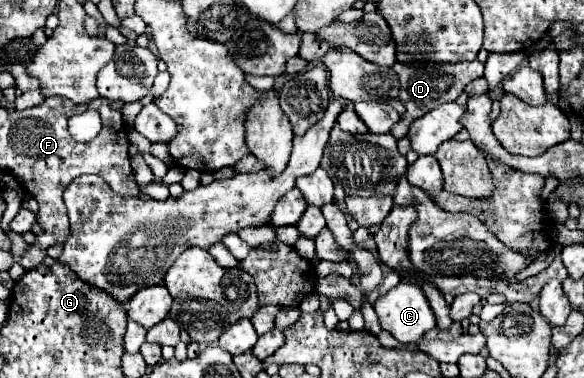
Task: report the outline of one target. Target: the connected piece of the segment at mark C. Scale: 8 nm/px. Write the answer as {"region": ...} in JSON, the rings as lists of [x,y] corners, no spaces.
{"region":[[[402,281],[378,297],[374,311],[382,329],[390,331],[400,343],[416,343],[426,331],[436,327],[436,315],[424,291],[412,283]]]}

